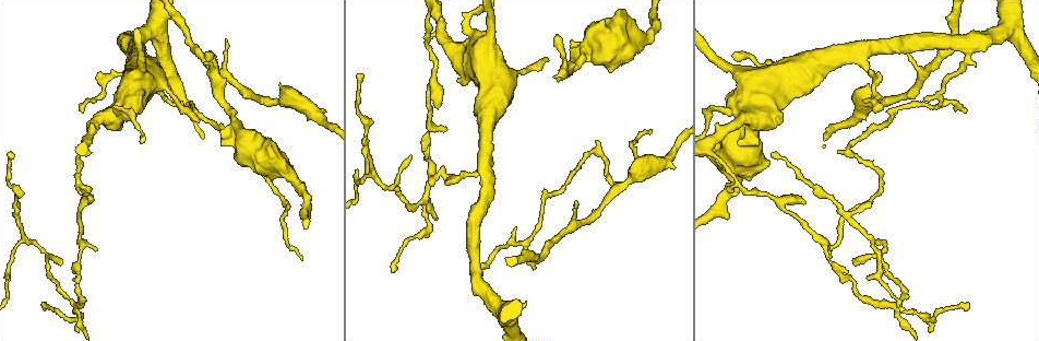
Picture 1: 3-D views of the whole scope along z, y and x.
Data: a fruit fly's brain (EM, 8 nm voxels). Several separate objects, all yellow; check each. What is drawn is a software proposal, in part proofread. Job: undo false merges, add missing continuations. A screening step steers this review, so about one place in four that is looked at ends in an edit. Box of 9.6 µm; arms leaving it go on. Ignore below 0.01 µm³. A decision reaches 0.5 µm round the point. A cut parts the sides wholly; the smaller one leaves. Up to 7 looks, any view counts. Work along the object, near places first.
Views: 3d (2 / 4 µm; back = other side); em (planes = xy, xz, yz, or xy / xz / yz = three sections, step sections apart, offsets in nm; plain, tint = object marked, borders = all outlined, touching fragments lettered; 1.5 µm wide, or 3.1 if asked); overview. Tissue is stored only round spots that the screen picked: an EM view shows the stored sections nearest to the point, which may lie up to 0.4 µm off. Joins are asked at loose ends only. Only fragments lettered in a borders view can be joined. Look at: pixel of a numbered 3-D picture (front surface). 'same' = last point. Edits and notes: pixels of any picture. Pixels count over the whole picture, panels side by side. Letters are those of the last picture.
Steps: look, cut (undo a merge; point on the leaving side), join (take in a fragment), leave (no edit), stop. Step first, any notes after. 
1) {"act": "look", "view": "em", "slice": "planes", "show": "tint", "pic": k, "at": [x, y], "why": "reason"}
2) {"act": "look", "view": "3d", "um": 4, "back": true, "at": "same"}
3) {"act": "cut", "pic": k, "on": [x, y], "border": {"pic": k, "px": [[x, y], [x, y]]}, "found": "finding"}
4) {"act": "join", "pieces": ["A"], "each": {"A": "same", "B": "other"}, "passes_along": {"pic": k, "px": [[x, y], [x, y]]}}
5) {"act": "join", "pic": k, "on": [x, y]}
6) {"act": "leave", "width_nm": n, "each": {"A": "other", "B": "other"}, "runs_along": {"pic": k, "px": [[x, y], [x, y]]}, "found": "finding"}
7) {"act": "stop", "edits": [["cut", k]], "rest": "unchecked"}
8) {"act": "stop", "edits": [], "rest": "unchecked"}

{"act": "look", "view": "3d", "um": 2, "pic": 1, "at": [17, 204], "why": "branch stops here"}

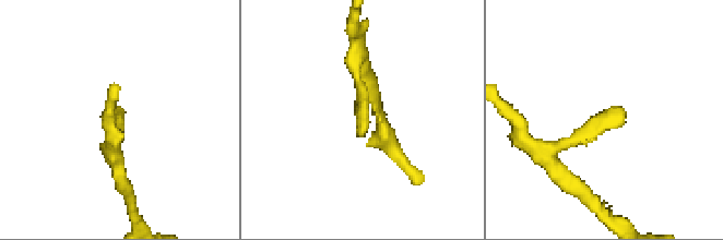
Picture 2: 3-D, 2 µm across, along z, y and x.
{"act": "look", "view": "em", "slice": "planes", "show": "borders", "pic": 2, "at": [118, 108]}

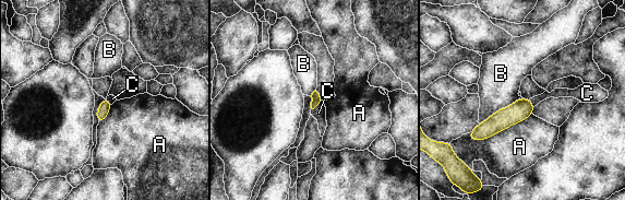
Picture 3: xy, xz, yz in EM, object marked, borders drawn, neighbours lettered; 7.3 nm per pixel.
{"act": "join", "pieces": ["C"], "each": {"A": "other", "B": "other", "C": "same"}, "found": "the neuron continues"}

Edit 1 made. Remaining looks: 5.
{"act": "look", "view": "overview"}

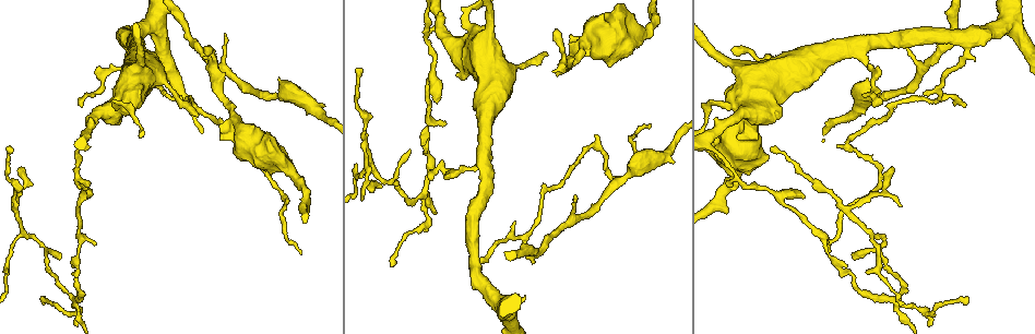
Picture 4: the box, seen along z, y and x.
{"act": "look", "view": "em", "slice": "xz", "step": 4, "show": "tint", "pic": 4, "at": [596, 143], "why": "sharp bend"}

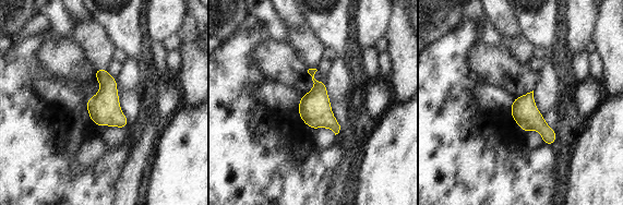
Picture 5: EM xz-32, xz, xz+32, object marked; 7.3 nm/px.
{"act": "look", "view": "em", "slice": "xz", "step": 4, "show": "borders", "at": "same"}

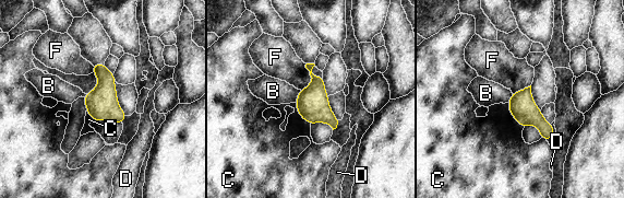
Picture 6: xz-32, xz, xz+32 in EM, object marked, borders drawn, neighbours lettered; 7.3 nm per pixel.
{"act": "leave", "each": {"B": "other", "C": "other", "D": "other", "F": "other"}, "border": {"pic": 6, "px": [[314, 65], [311, 82], [300, 90]]}, "found": "one neuron here"}

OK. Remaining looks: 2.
{"act": "look", "view": "em", "slice": "xz", "step": 4, "show": "borders", "pic": 4, "at": [648, 124]}

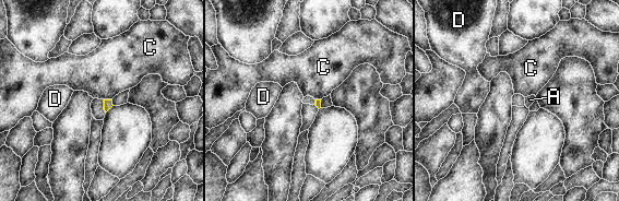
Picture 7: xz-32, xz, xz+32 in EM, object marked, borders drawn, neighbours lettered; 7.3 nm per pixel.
{"act": "look", "view": "em", "slice": "planes", "show": "borders", "at": "same", "why": "cut it another way"}

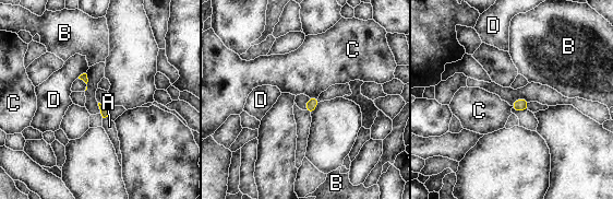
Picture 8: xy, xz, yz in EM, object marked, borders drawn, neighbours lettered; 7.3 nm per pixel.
{"act": "join", "pieces": ["A"], "each": {"A": "same", "B": "other", "C": "other", "D": "other"}, "found": "it goes on there"}

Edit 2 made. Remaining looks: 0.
{"act": "stop", "edits": [["join", 3], ["join", 8]], "rest": "unchecked"}

